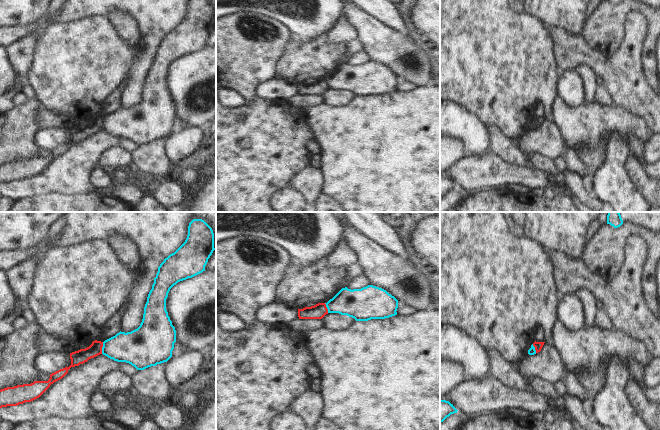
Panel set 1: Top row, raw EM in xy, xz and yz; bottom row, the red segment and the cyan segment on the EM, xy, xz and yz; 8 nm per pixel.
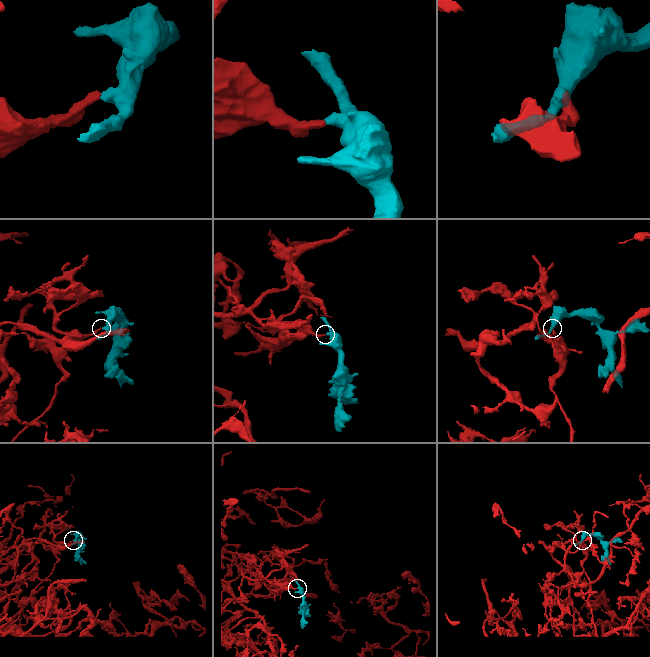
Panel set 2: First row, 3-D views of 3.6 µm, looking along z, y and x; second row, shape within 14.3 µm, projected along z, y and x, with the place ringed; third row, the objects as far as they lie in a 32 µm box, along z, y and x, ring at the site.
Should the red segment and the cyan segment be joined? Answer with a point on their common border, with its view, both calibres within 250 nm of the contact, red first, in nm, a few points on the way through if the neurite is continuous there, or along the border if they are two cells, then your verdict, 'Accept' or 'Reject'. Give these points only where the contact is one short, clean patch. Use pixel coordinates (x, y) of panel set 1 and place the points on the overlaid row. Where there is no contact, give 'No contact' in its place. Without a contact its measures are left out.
Touches red at xy (101, 348). Thickness 120 nm (red) against 260 nm. Boundary: xy (103, 342), (101, 353). Reject

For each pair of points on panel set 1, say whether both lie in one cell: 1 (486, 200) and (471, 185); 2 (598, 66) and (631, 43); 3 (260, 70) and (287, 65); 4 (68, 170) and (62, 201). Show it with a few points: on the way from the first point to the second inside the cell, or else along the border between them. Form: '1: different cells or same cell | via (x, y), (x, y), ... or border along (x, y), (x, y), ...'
1: different cells | border along (498, 188), (483, 189), (470, 194)
2: same cell | via (607, 66), (624, 51)
3: different cells | border along (284, 45), (283, 52), (275, 63), (275, 73)
4: different cells | border along (88, 193), (80, 195), (45, 193), (41, 196)

